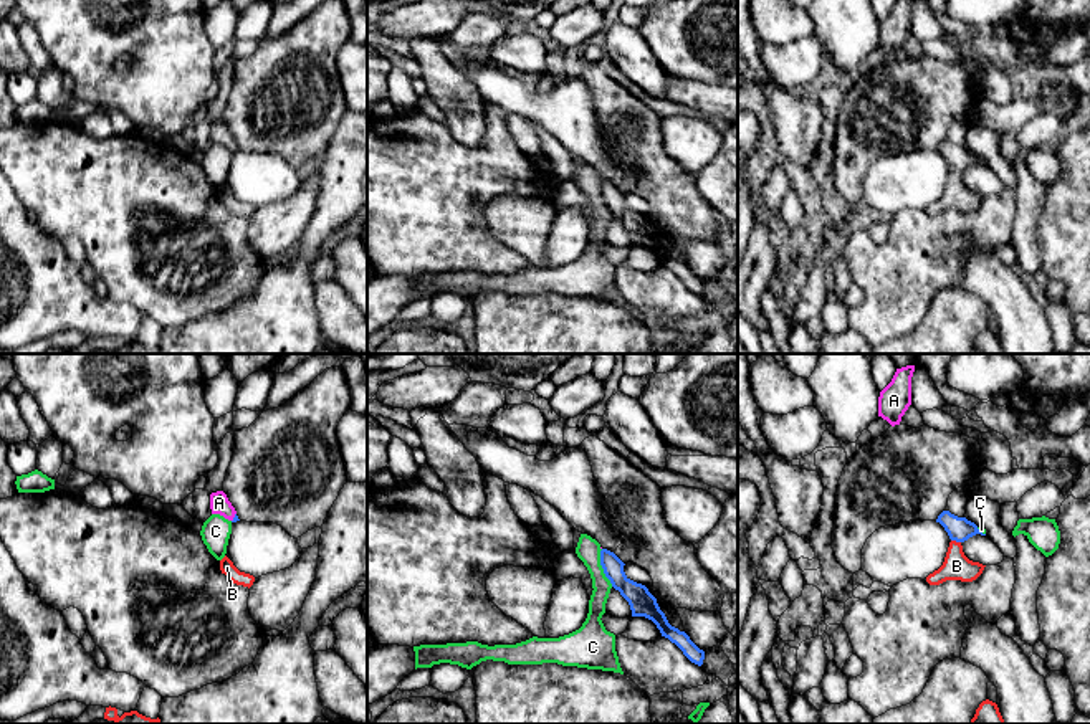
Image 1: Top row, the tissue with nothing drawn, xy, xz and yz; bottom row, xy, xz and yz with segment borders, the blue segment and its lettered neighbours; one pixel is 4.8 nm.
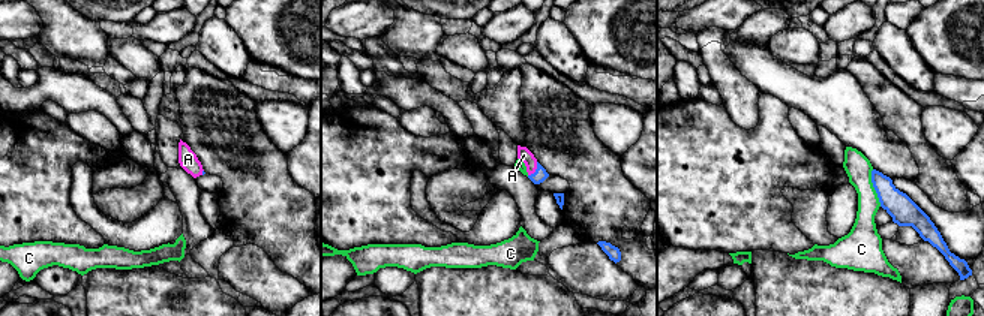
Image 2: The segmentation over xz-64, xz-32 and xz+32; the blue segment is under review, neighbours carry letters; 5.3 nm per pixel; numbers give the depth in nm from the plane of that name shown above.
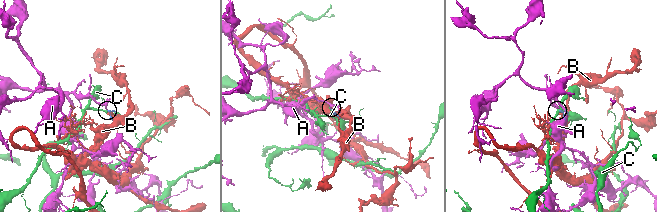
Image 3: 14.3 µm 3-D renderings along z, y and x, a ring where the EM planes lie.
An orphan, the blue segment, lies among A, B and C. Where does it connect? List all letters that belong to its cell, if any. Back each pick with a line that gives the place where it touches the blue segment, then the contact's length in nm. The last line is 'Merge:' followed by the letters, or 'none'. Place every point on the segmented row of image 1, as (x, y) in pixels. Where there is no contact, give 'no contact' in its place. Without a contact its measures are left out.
A: xy (234, 518) | 50 nm
Merge: A

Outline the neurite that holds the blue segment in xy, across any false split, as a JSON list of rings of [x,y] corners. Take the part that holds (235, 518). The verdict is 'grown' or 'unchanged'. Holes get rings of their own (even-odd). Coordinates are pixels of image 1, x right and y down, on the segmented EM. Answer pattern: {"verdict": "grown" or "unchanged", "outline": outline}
{"verdict": "grown", "outline": [[[217,491],[210,494],[210,509],[212,514],[220,514],[232,522],[240,521],[235,507],[232,506],[232,503],[228,501],[223,491]]]}

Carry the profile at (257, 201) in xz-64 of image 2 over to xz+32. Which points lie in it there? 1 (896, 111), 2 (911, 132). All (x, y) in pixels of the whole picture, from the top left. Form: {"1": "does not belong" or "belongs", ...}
{"1": "belongs", "2": "belongs"}

